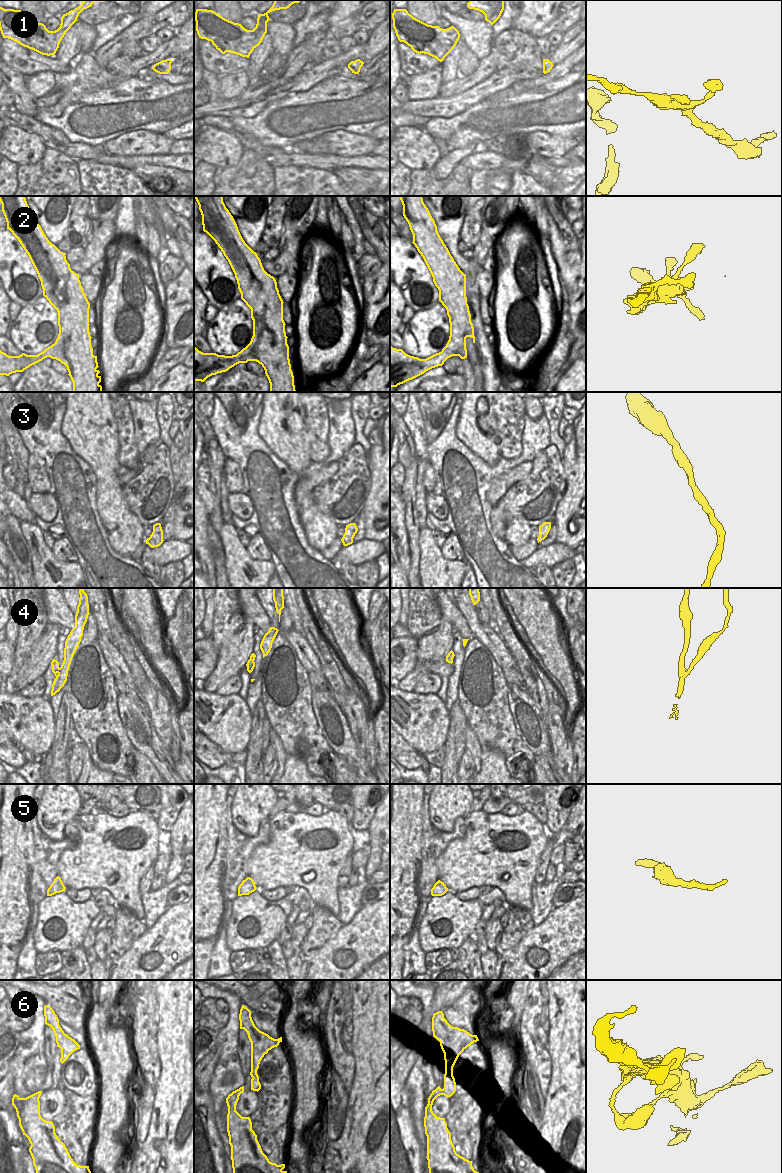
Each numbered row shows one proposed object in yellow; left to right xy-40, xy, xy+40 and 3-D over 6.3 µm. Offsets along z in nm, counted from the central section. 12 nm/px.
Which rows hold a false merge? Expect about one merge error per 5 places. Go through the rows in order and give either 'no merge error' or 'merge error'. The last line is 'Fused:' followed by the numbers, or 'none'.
1: no merge error
2: no merge error
3: no merge error
4: merge error
5: no merge error
6: no merge error
Fused: 4

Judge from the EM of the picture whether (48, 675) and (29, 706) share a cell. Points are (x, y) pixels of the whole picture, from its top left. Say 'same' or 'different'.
different

